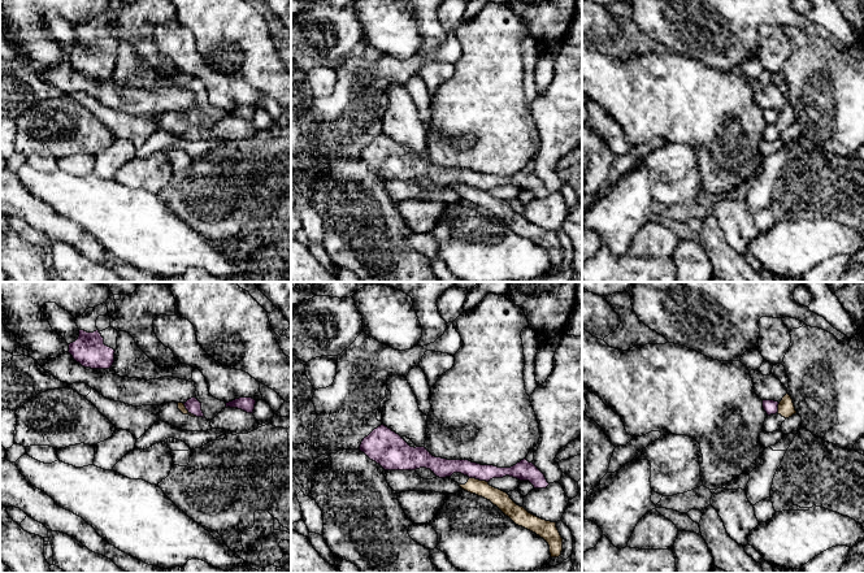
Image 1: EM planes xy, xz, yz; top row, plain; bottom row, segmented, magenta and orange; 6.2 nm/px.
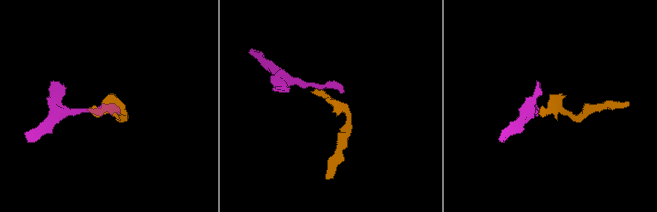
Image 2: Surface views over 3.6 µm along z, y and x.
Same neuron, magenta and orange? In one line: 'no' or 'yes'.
no

